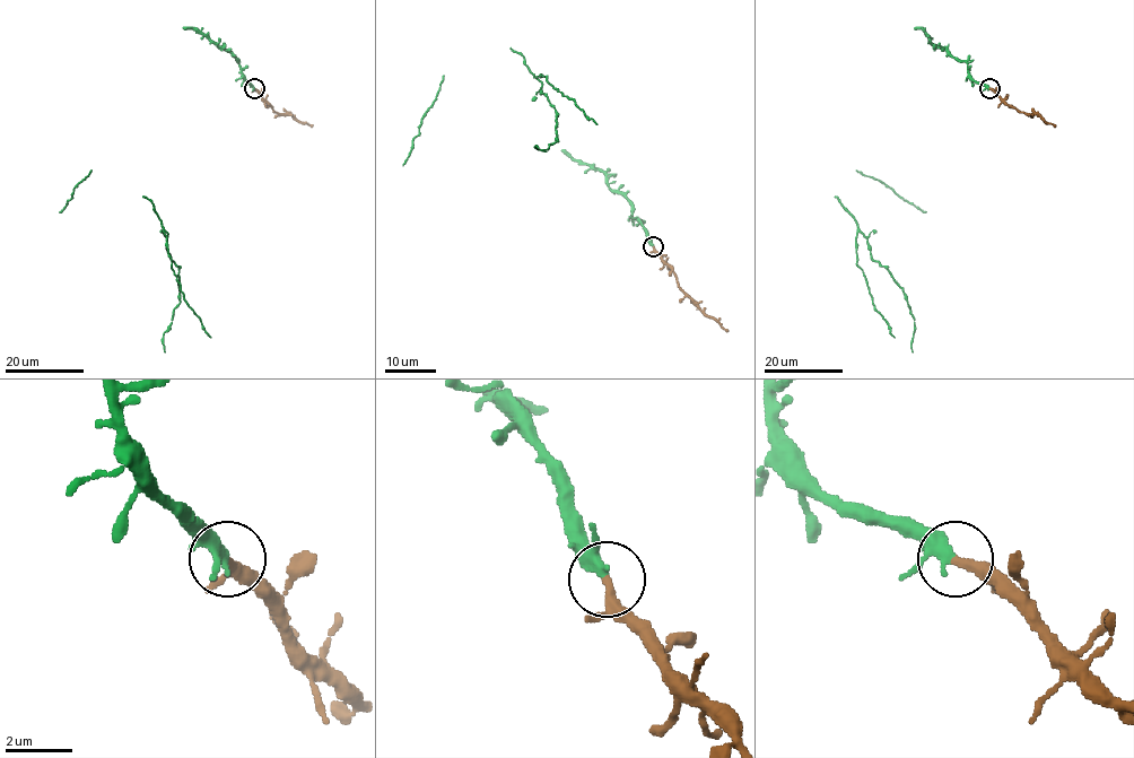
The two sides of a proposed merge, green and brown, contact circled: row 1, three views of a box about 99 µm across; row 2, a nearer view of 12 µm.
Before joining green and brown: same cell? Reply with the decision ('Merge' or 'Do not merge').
Merge

